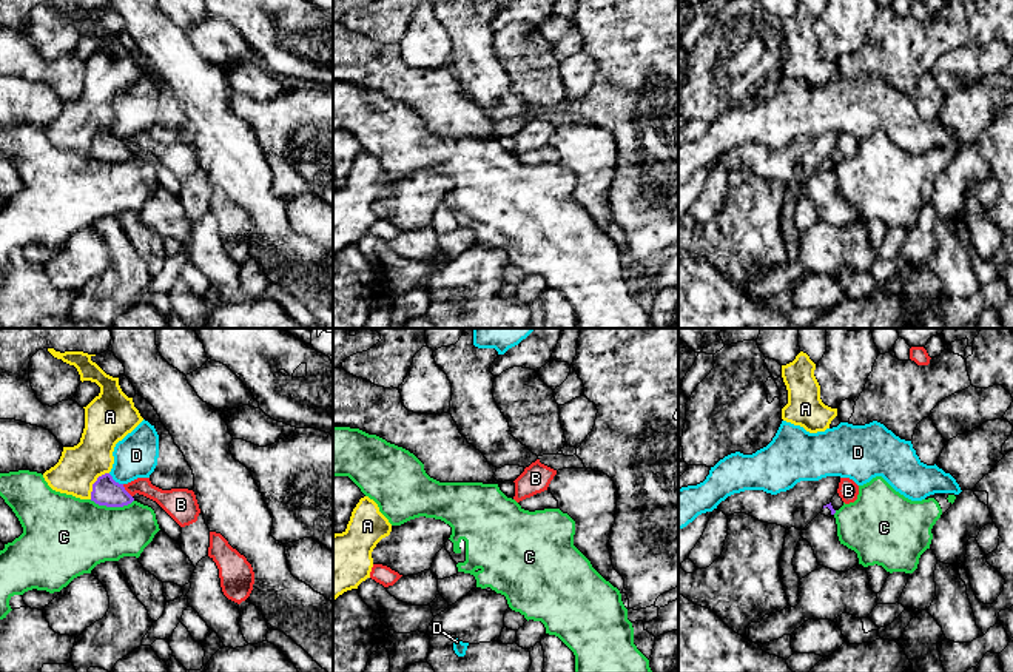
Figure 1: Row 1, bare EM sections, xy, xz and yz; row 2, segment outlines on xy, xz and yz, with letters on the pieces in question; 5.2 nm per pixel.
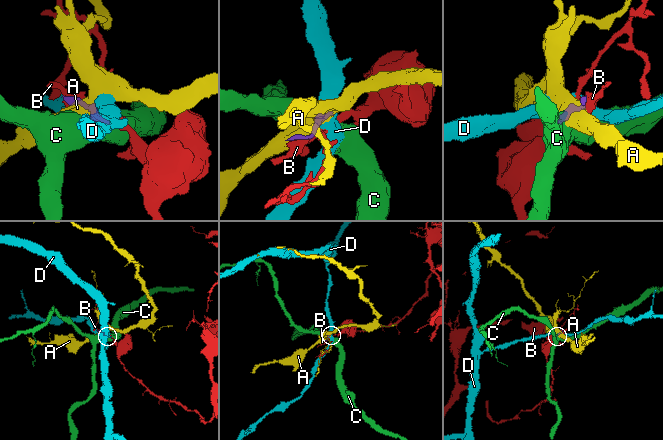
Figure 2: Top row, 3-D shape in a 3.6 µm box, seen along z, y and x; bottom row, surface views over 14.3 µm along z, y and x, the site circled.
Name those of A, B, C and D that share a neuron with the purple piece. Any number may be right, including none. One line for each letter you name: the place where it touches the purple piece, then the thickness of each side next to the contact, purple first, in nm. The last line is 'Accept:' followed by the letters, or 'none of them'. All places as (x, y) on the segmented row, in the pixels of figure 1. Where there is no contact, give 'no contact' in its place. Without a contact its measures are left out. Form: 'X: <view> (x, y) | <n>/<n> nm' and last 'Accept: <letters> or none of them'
Accept: none of them

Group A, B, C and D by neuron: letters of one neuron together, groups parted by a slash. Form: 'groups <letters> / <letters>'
groups A / B / C / D

